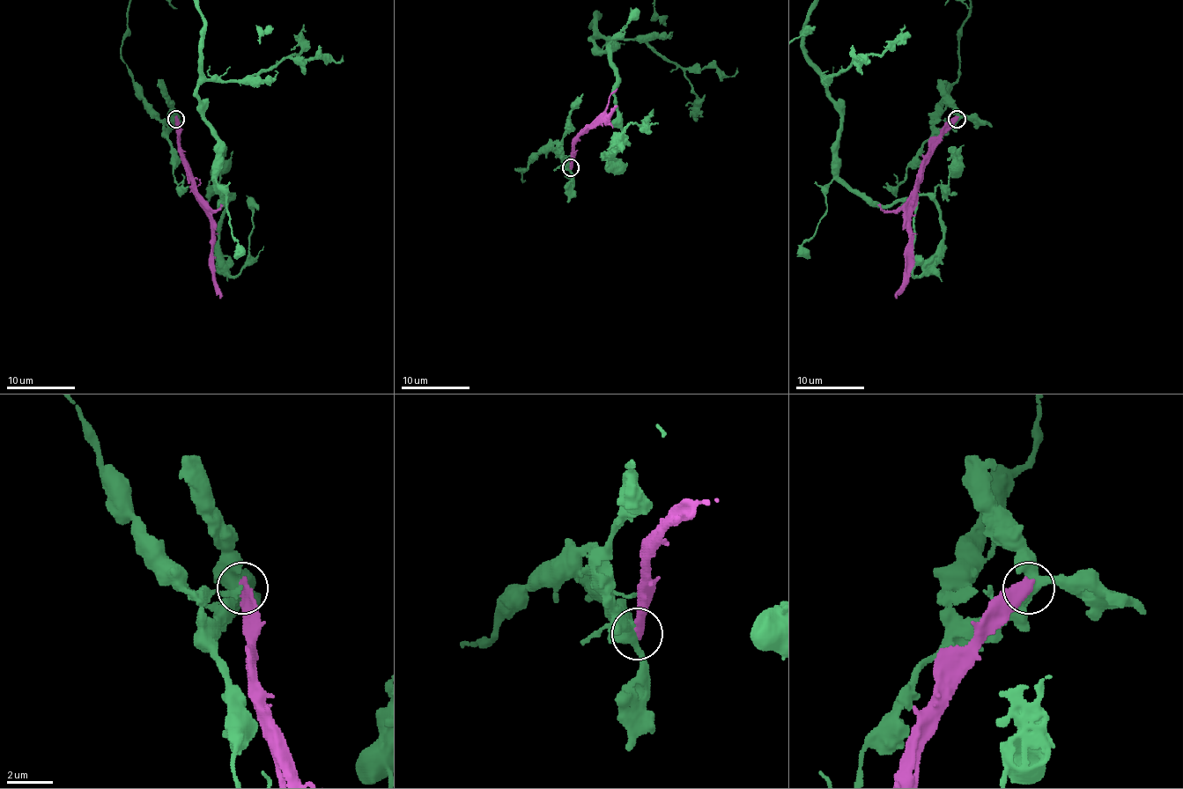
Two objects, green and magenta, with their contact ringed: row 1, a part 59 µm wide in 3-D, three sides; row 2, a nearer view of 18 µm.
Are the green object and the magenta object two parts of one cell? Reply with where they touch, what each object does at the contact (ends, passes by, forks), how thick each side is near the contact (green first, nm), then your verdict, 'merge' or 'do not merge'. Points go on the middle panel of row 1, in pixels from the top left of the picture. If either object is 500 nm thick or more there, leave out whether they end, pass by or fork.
(571, 167) | 400/500 nm | do not merge

